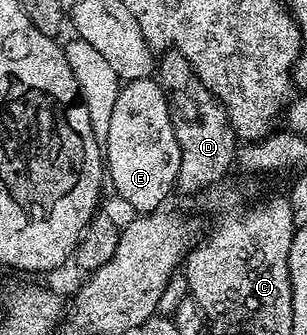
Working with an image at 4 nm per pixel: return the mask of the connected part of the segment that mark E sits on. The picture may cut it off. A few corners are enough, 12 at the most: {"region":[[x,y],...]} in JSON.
{"region":[[158,79],[120,87],[105,172],[139,214],[176,191],[181,146]]}

